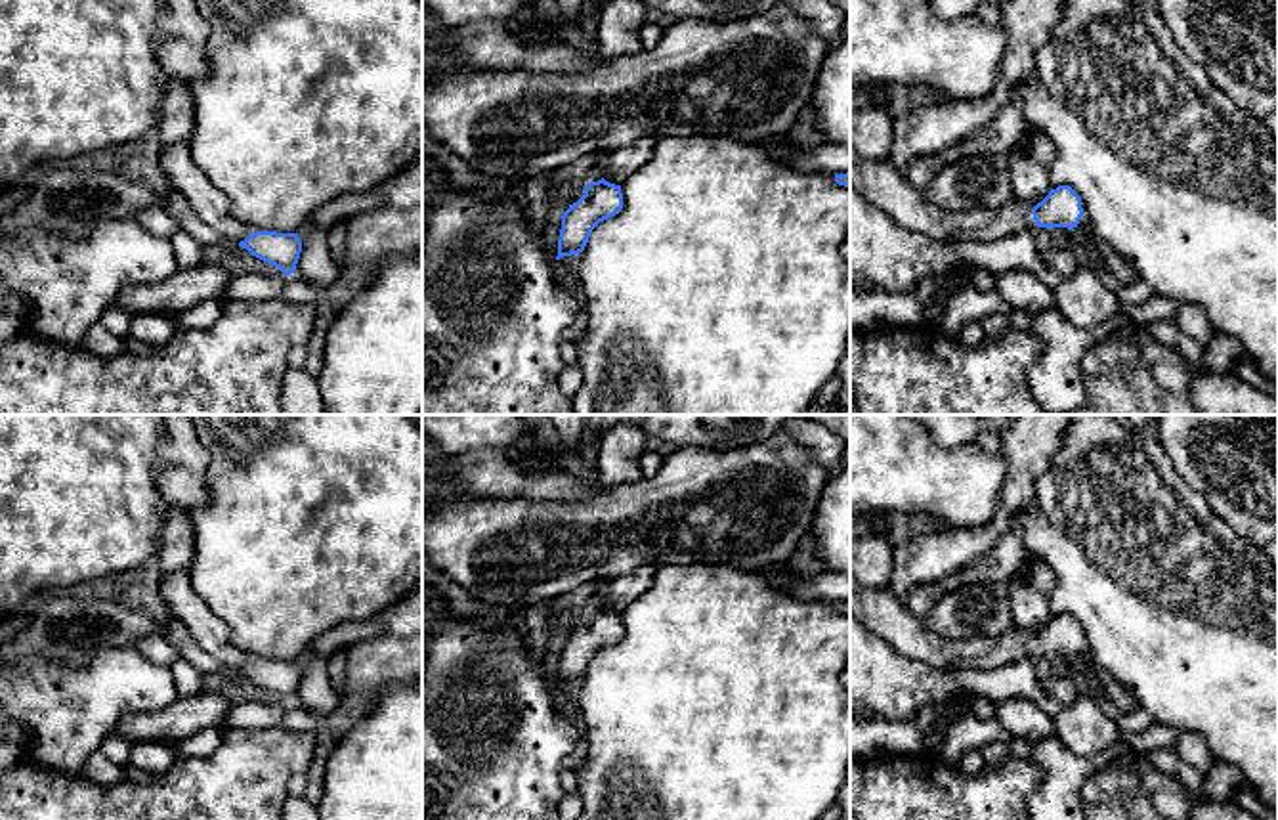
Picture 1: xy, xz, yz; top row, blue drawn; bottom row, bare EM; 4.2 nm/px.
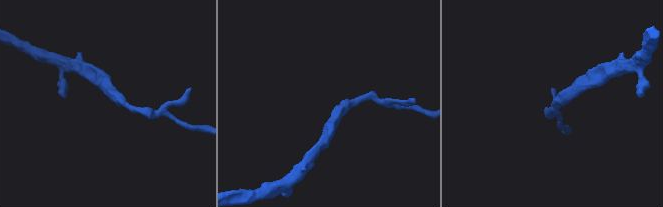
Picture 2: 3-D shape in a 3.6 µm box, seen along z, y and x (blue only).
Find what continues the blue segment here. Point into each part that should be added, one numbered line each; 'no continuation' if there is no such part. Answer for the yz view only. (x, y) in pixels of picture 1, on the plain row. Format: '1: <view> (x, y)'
1: yz (881, 612)

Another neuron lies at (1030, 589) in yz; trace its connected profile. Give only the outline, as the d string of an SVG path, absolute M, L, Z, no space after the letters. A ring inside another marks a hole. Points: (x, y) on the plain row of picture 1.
M1033 562L1020 570L1009 583L1012 627L1030 633L1041 631L1049 619L1049 596L1054 573L1043 562Z

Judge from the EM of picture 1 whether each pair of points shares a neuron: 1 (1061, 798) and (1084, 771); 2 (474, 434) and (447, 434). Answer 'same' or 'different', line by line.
1: same
2: same

